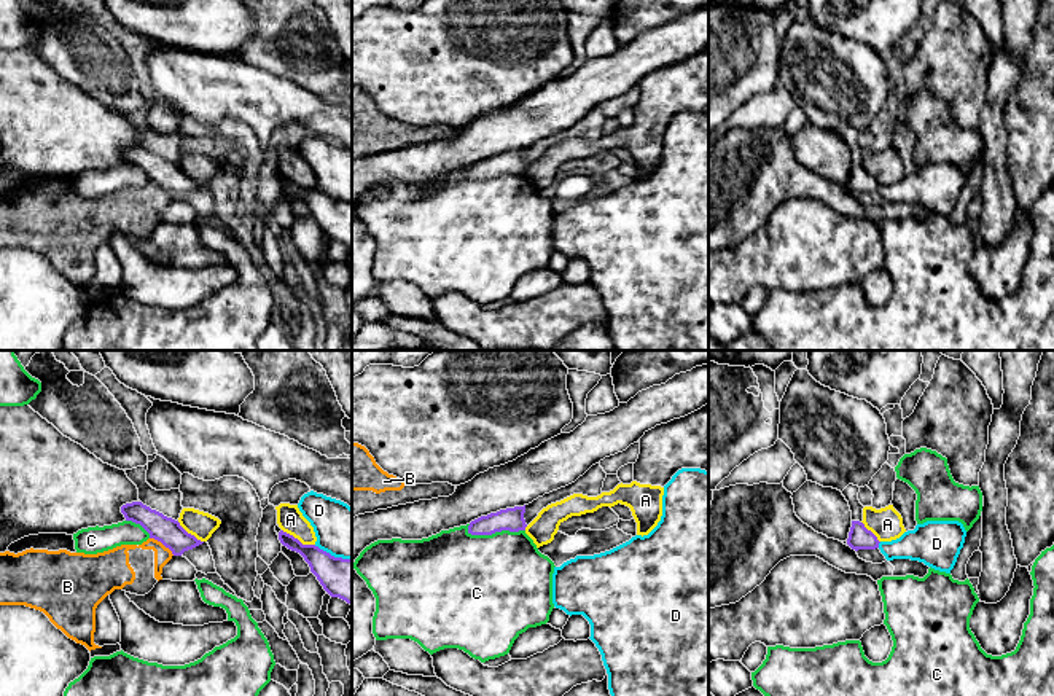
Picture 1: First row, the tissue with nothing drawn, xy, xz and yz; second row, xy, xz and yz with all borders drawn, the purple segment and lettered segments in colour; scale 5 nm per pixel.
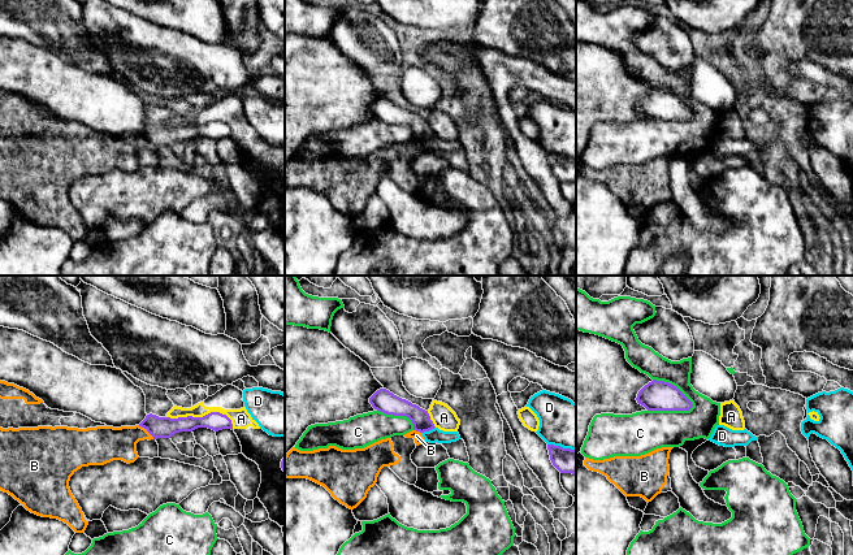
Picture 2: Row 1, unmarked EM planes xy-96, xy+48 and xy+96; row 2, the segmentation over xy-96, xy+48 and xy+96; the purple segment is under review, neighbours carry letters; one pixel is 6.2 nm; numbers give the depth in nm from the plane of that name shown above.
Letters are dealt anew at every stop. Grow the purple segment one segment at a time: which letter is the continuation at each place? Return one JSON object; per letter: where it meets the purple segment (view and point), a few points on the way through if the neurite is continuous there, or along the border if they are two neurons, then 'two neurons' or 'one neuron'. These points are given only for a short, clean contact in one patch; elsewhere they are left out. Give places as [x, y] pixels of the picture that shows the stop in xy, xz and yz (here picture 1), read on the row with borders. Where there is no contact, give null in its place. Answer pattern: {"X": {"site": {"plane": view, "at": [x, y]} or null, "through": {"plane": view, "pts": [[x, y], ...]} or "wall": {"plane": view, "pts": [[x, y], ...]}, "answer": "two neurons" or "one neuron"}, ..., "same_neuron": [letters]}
{"A": {"site": {"plane": "xy", "at": [296, 539]}, "answer": "two neurons"}, "B": {"site": {"plane": "xy", "at": [163, 543]}, "answer": "two neurons"}, "C": {"site": {"plane": "xz", "at": [494, 532]}, "answer": "two neurons"}, "D": {"site": {"plane": "xy", "at": [333, 556]}, "answer": "two neurons"}, "same_neuron": []}

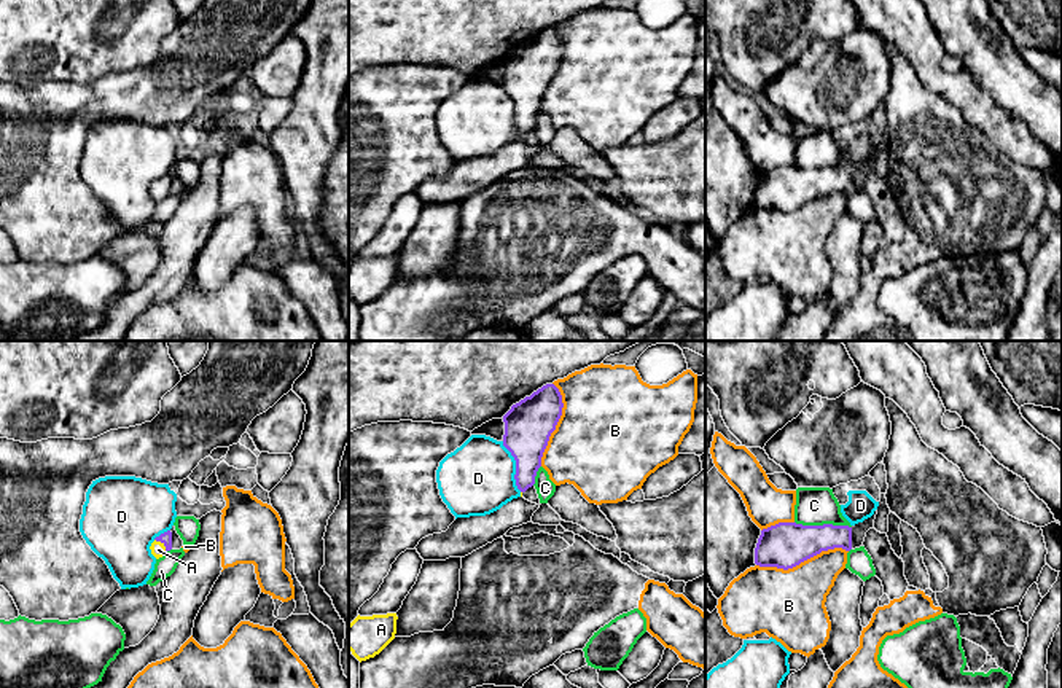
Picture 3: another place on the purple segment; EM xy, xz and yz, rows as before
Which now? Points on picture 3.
{"A": {"site": {"plane": "xy", "at": [164, 545]}, "through": {"plane": "xy", "pts": [[166, 537], [164, 545], [158, 550]]}, "answer": "one neuron"}, "B": {"site": {"plane": "yz", "at": [801, 561]}, "answer": "two neurons"}, "C": {"site": {"plane": "yz", "at": [823, 524]}, "wall": {"plane": "yz", "pts": [[795, 521], [803, 524], [847, 524], [851, 527]]}, "answer": "two neurons"}, "D": {"site": {"plane": "xz", "at": [516, 467]}, "answer": "two neurons"}, "same_neuron": ["A"]}

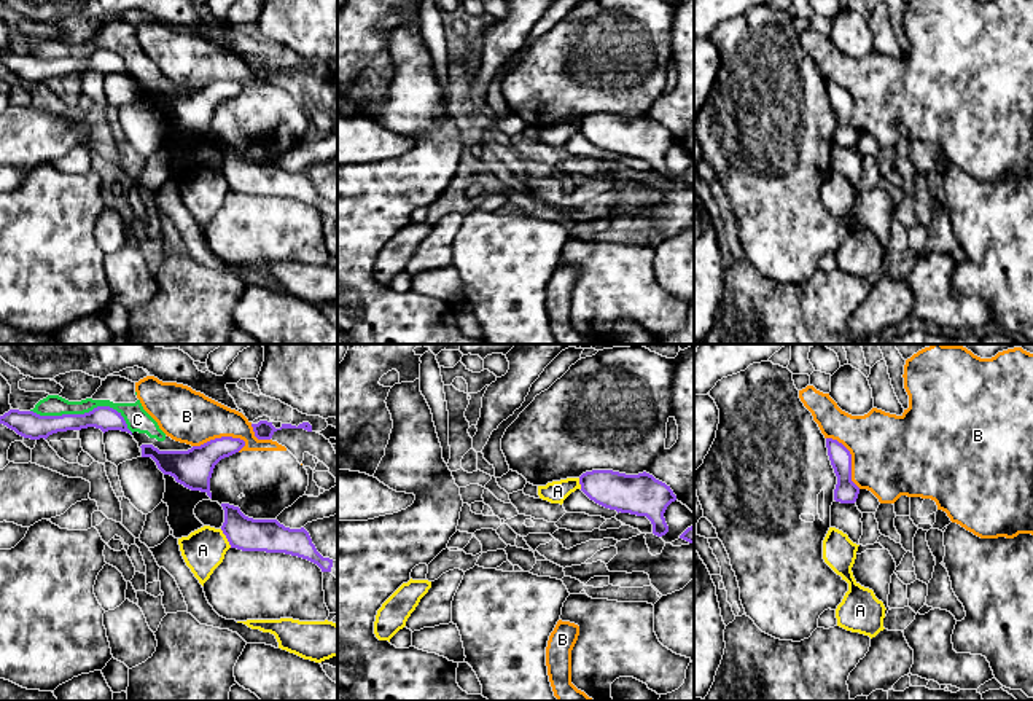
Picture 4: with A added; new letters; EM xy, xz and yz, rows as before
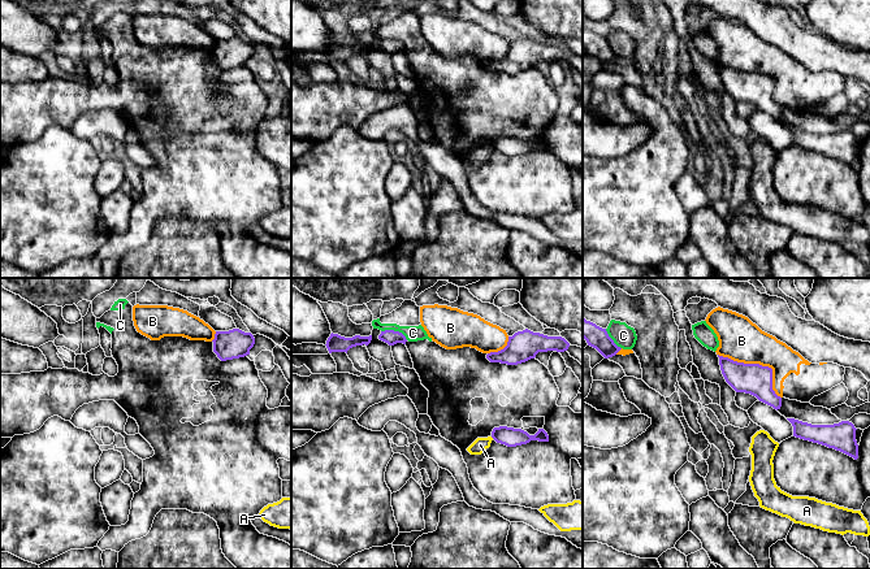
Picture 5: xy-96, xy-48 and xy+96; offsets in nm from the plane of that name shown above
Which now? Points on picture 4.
{"A": {"site": {"plane": "xy", "at": [226, 537]}, "answer": "two neurons"}, "B": {"site": {"plane": "xy", "at": [218, 438]}, "answer": "two neurons"}, "C": {"site": {"plane": "xy", "at": [85, 413]}, "answer": "two neurons"}, "same_neuron": []}

